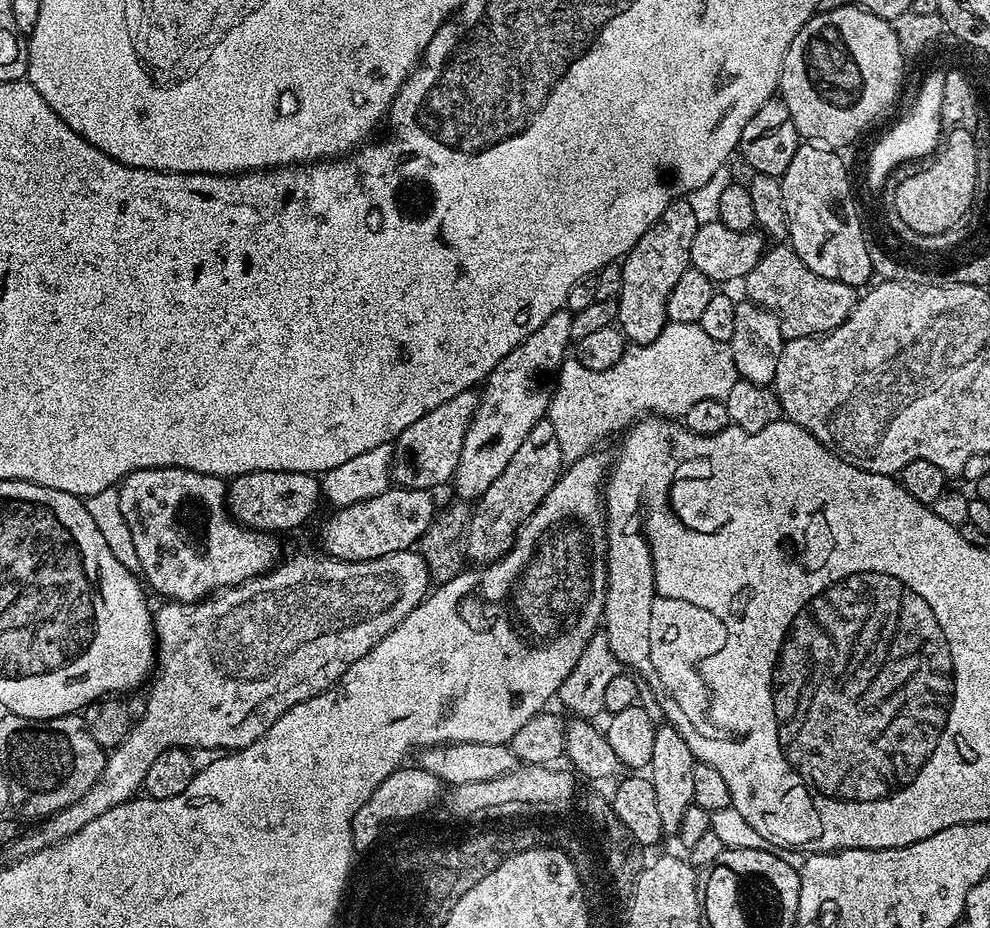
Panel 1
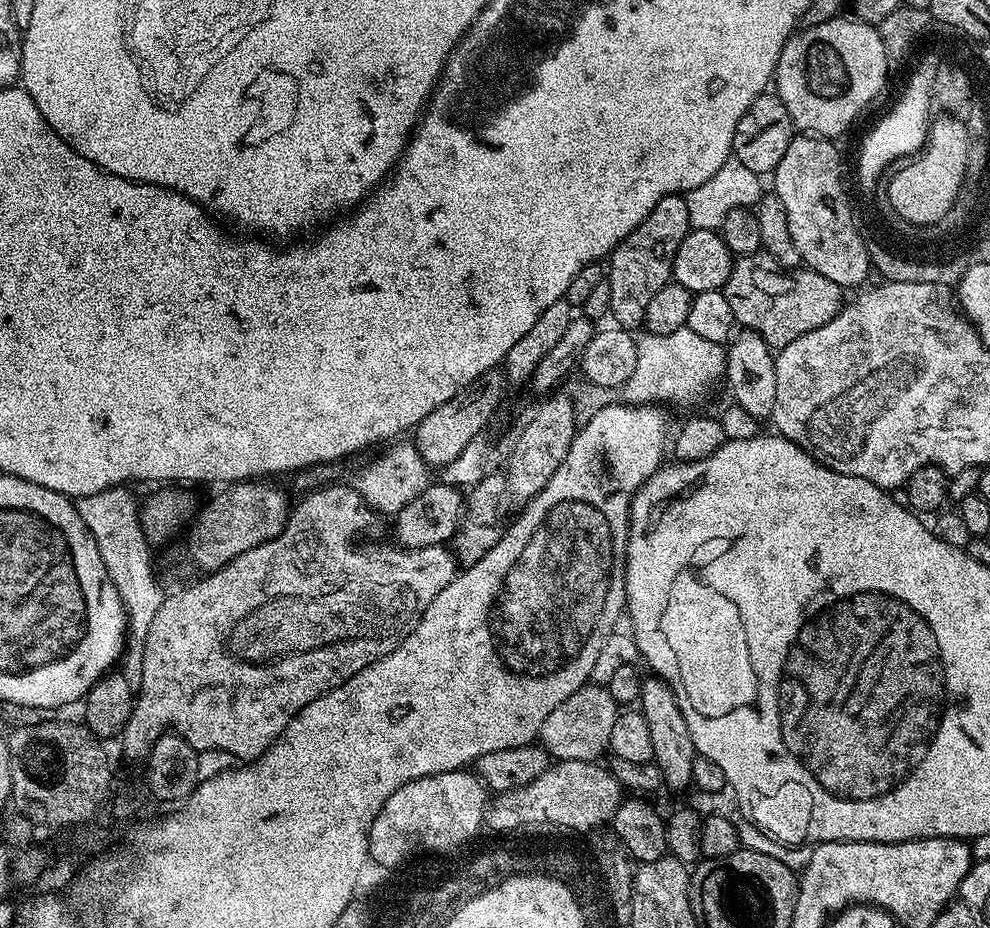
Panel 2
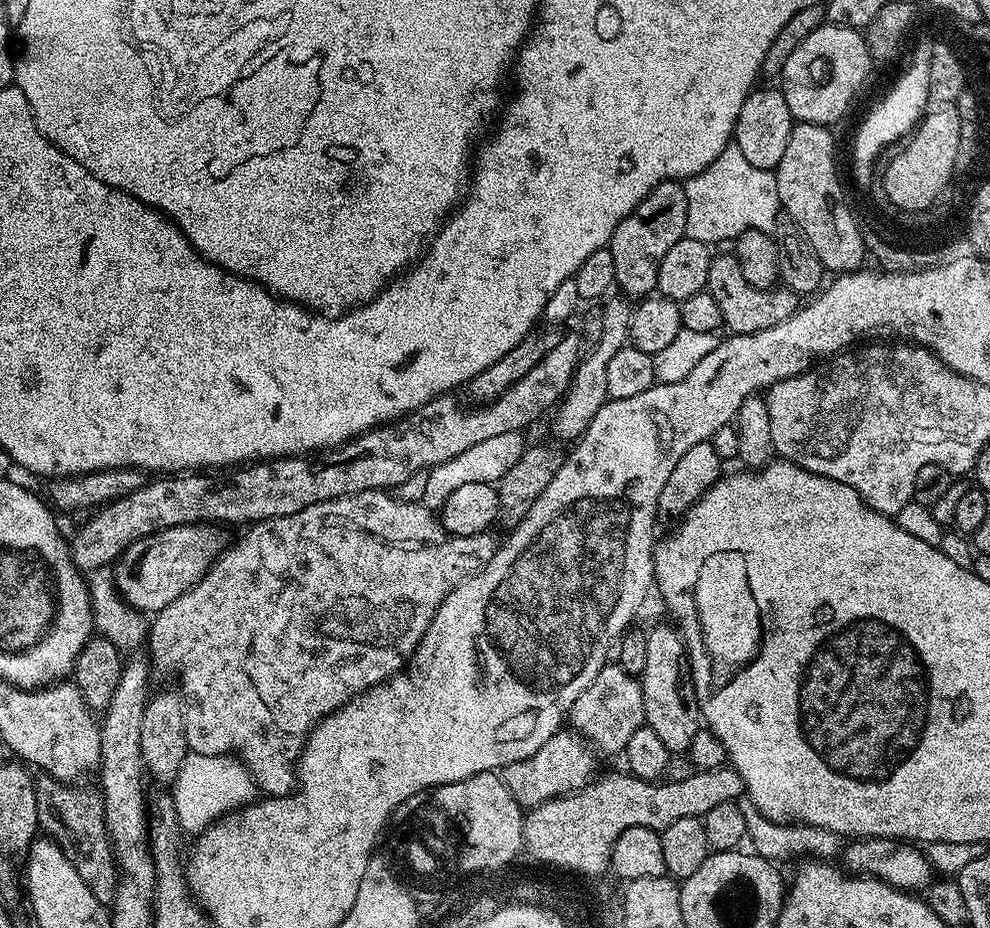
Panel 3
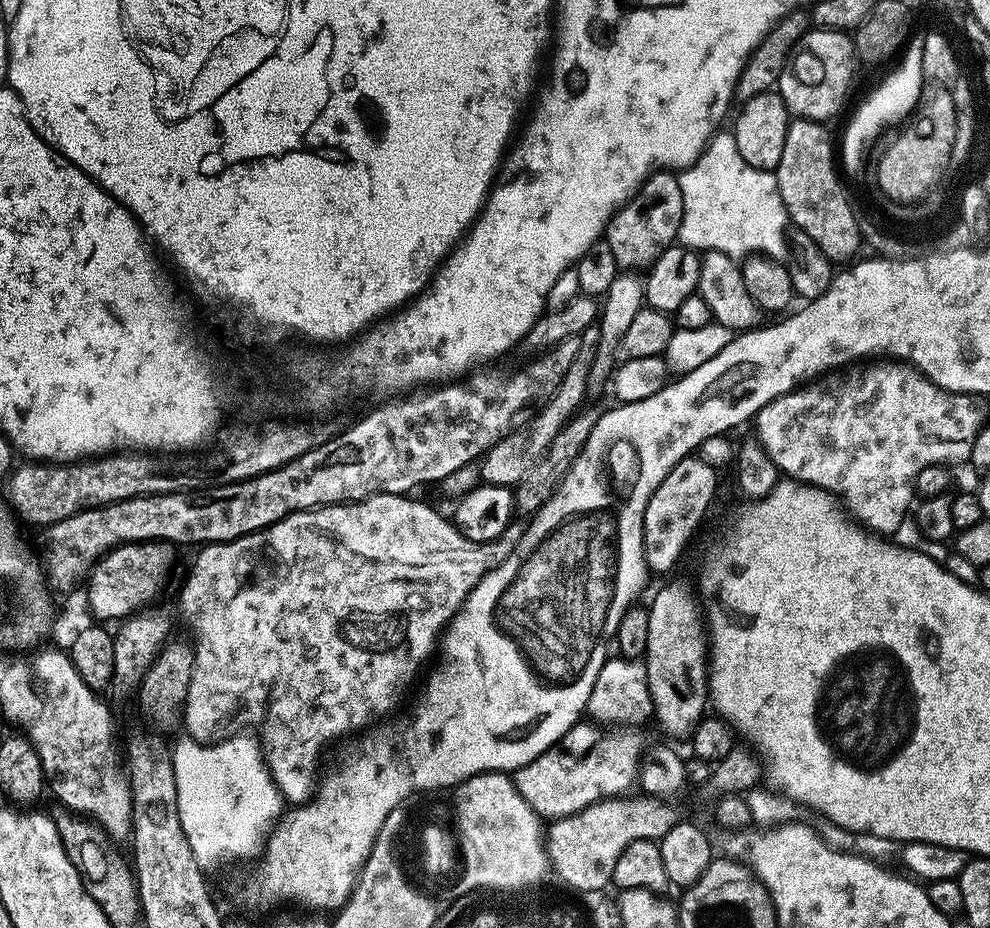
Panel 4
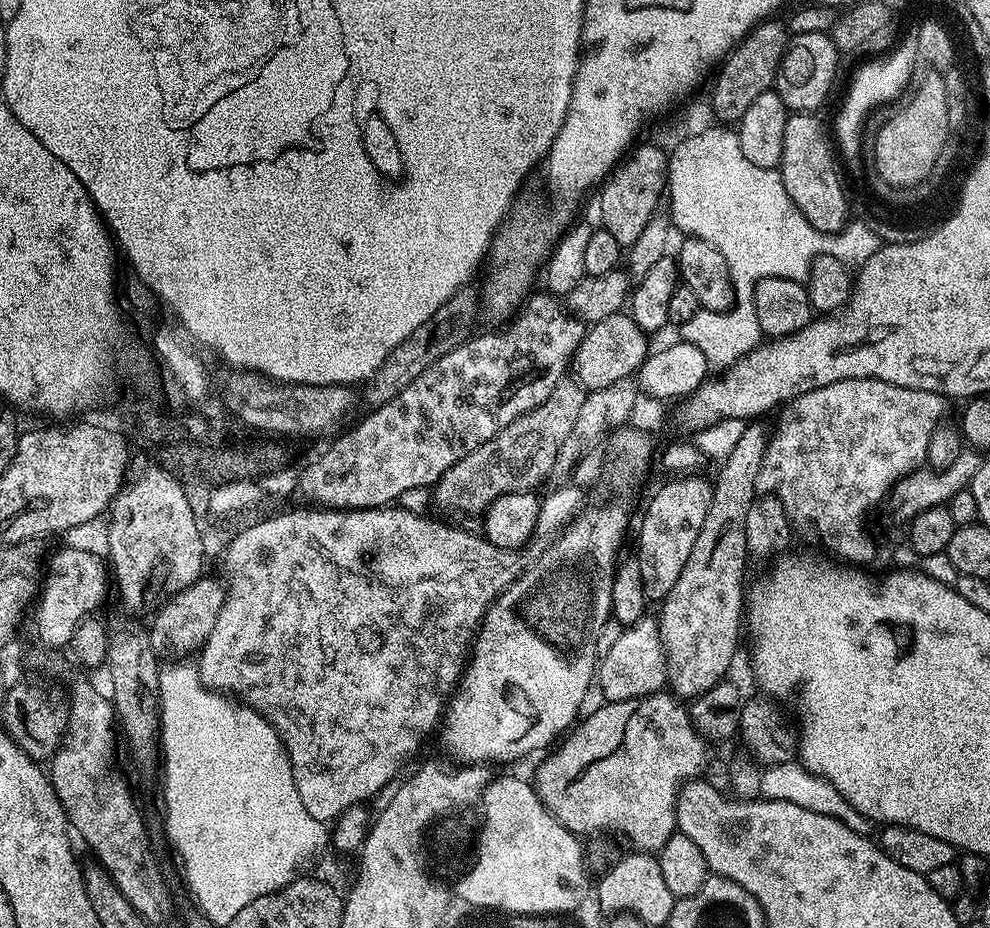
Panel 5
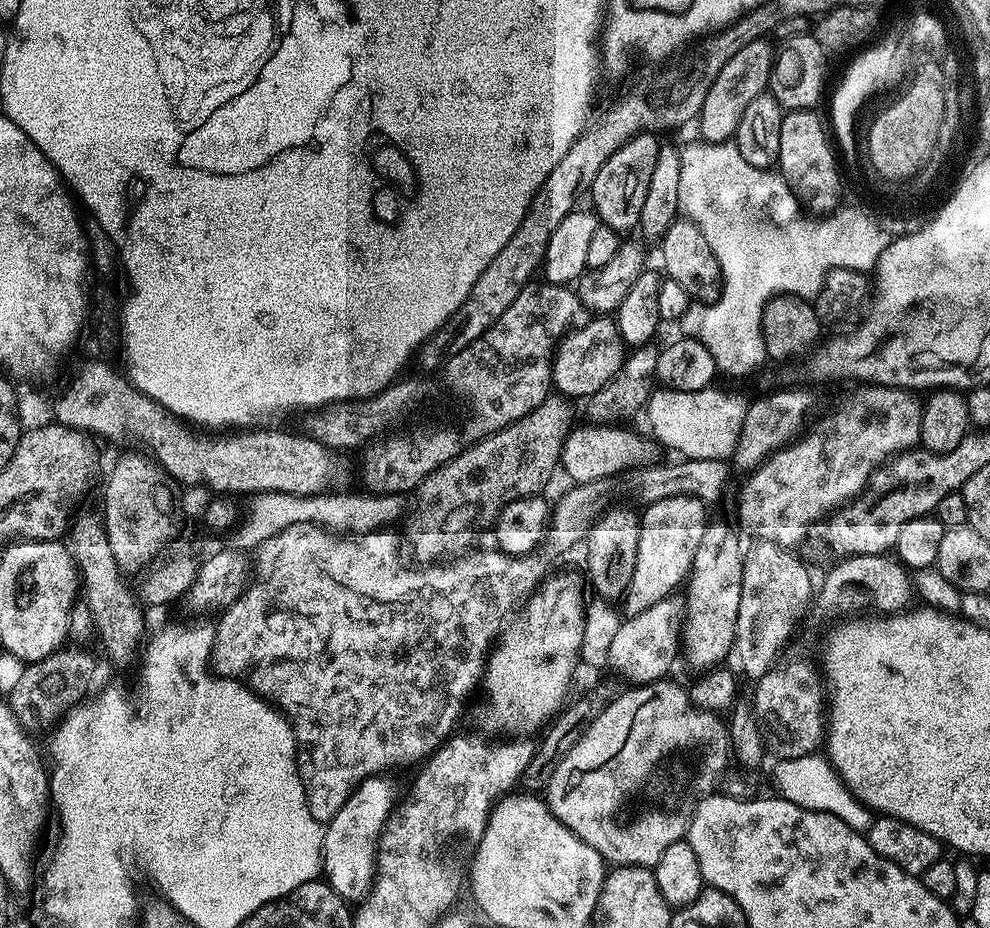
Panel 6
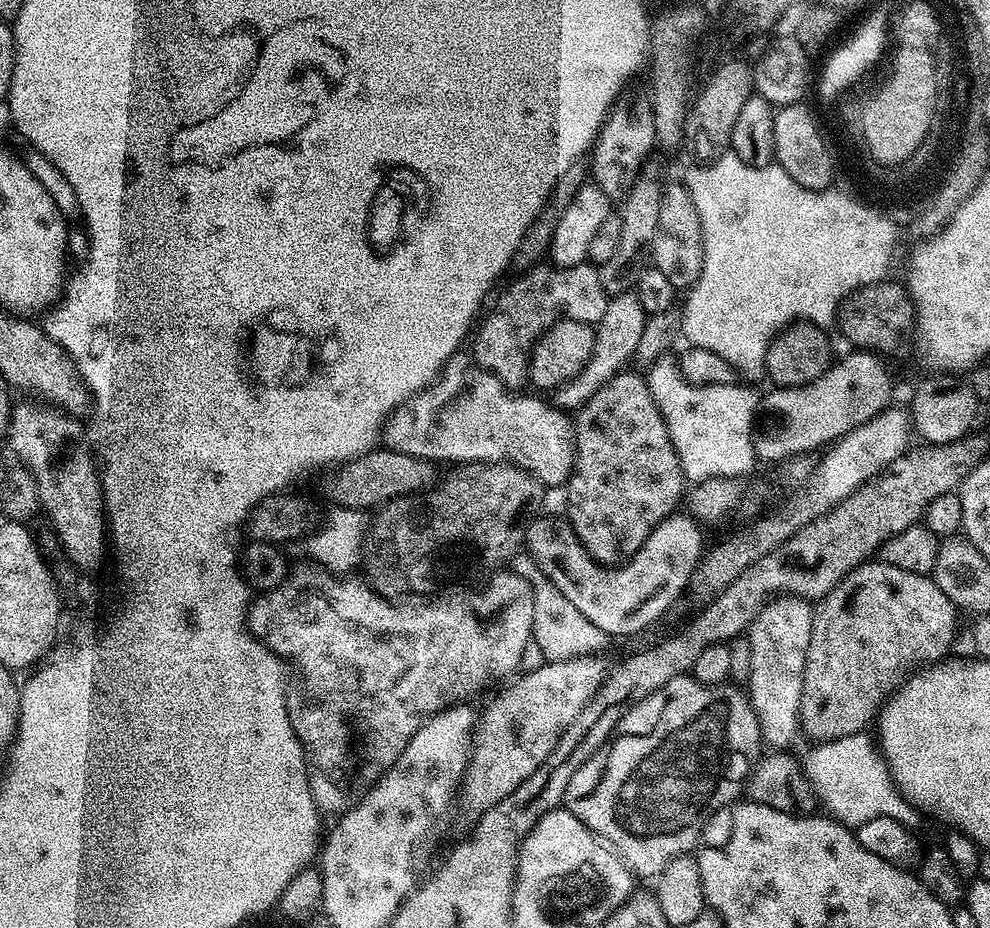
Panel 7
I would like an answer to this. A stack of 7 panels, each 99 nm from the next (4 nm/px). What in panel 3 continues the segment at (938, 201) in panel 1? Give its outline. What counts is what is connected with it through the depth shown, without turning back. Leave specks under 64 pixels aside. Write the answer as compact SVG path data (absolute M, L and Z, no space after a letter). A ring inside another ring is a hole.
M939 107L932 115L924 113L914 131L903 141L902 154L894 158L886 169L888 194L897 204L906 208L924 208L943 187L951 173L952 160L956 155L956 139L959 139L959 124L956 112L951 107Z

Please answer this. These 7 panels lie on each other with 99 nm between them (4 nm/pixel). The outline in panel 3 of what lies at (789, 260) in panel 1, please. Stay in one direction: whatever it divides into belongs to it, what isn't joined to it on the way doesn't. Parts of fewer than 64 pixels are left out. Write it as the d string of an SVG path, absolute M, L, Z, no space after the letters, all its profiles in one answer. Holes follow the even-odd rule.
M713 255L710 262L707 292L712 295L714 302L722 309L724 328L729 333L761 332L772 328L778 322L794 315L798 309L798 297L795 292L780 286L775 290L765 290L750 286L740 269L740 263L731 255ZM777 291L777 292L776 292Z

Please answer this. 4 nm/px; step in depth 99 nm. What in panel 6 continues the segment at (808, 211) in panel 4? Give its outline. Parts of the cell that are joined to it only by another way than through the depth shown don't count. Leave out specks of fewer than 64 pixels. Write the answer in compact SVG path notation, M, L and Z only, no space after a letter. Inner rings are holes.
M788 110L785 111L782 118L782 139L778 141L780 147L780 158L778 161L778 171L784 180L790 186L790 190L796 195L796 199L809 213L827 214L835 212L841 207L842 197L839 194L839 186L836 180L836 172L841 167L836 160L836 156L832 153L832 148L828 145L828 136L830 140L830 132L824 124L815 116L812 110Z

